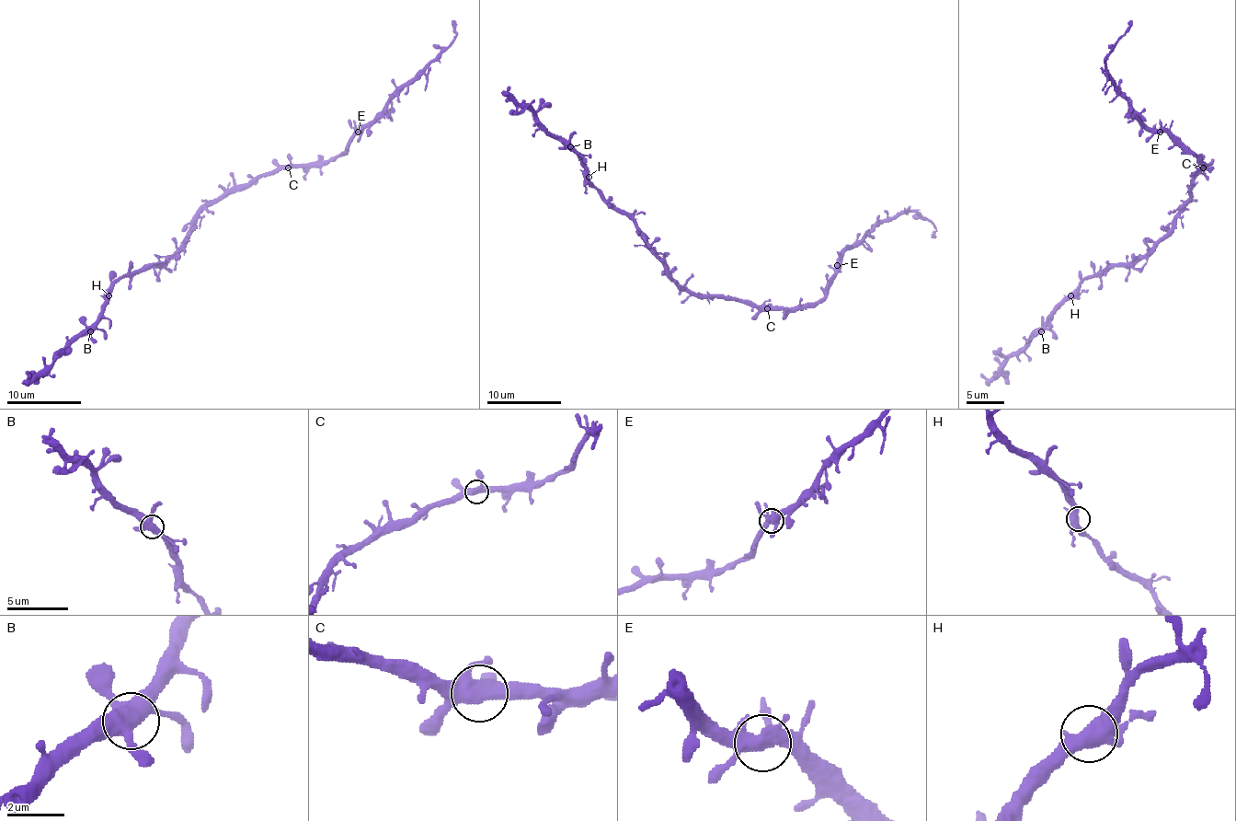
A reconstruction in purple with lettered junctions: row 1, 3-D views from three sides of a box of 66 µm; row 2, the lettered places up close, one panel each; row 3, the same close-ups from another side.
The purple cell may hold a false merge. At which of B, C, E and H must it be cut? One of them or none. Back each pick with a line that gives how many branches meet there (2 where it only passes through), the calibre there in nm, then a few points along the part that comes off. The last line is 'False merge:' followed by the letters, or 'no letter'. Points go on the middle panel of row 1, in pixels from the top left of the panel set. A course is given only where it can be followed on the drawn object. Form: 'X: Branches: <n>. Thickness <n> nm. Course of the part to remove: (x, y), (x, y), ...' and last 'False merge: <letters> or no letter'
False merge: no letter

